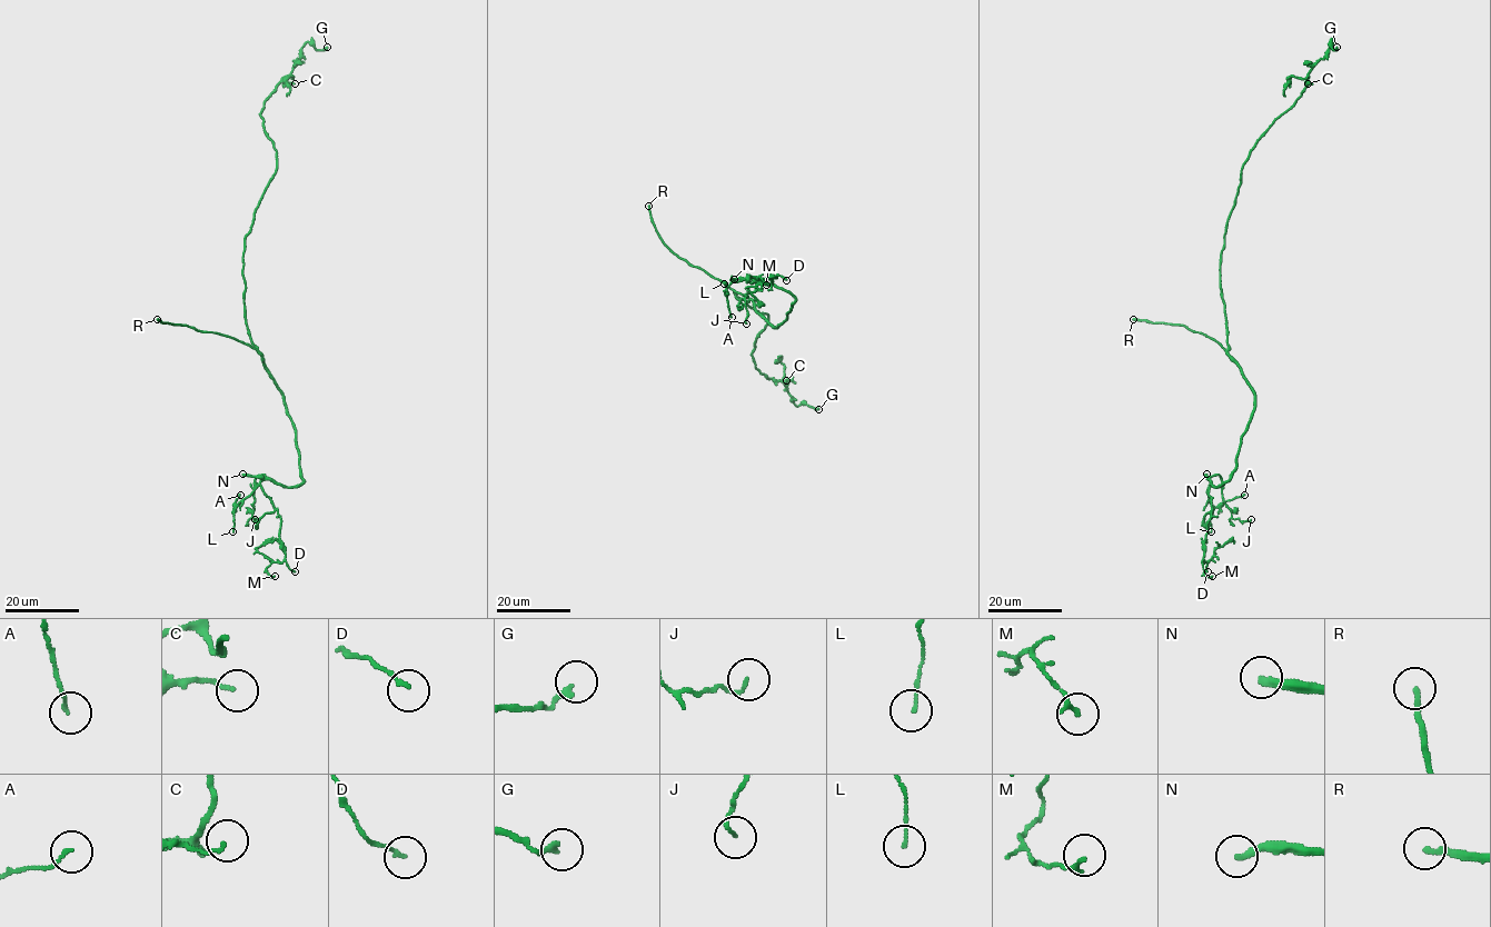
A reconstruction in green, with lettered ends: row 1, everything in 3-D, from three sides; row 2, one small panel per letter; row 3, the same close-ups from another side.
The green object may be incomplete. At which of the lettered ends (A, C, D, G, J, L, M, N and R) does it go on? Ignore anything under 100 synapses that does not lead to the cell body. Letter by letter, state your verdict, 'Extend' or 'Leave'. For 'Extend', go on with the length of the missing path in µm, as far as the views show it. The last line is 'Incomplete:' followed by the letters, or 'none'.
A: Leave
C: Leave
D: Leave
G: Leave
J: Leave
L: Leave
M: Leave
N: Extend. Missing length about 80 µm
R: Extend. Missing length about 7 µm
Incomplete: N, R

